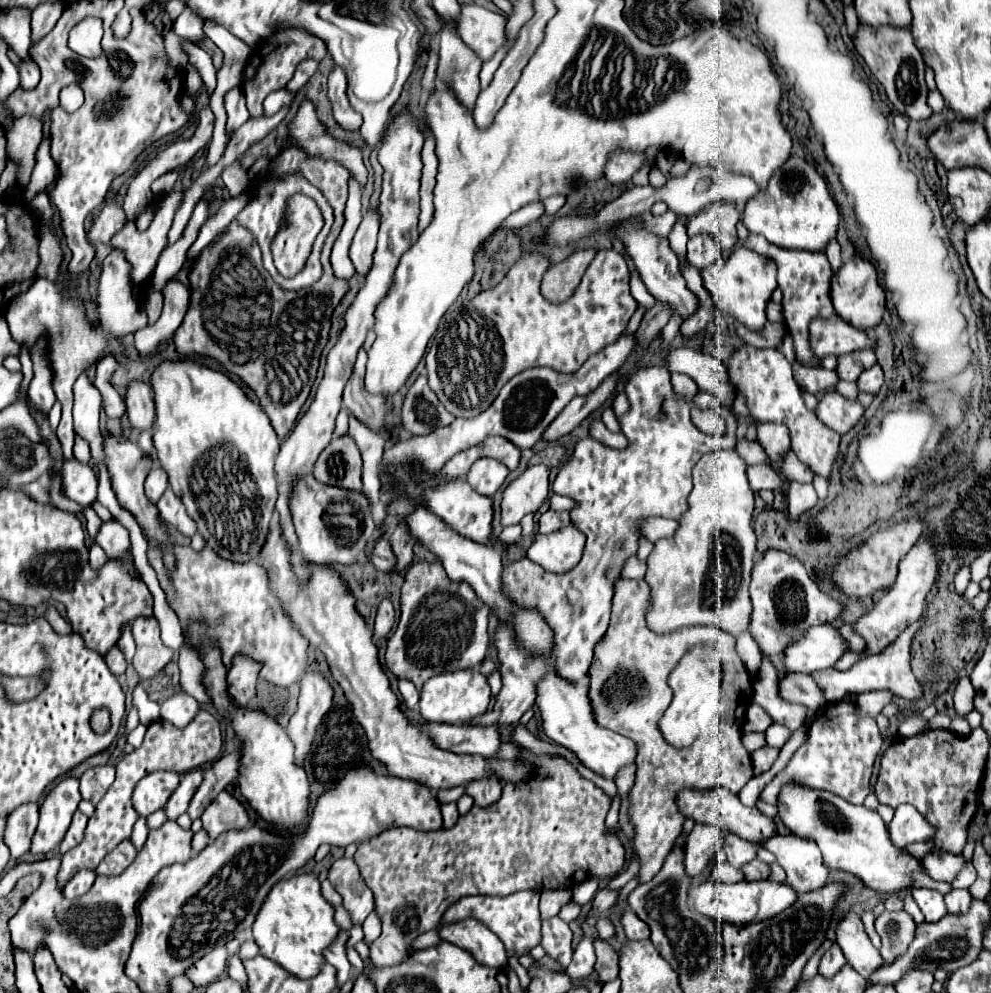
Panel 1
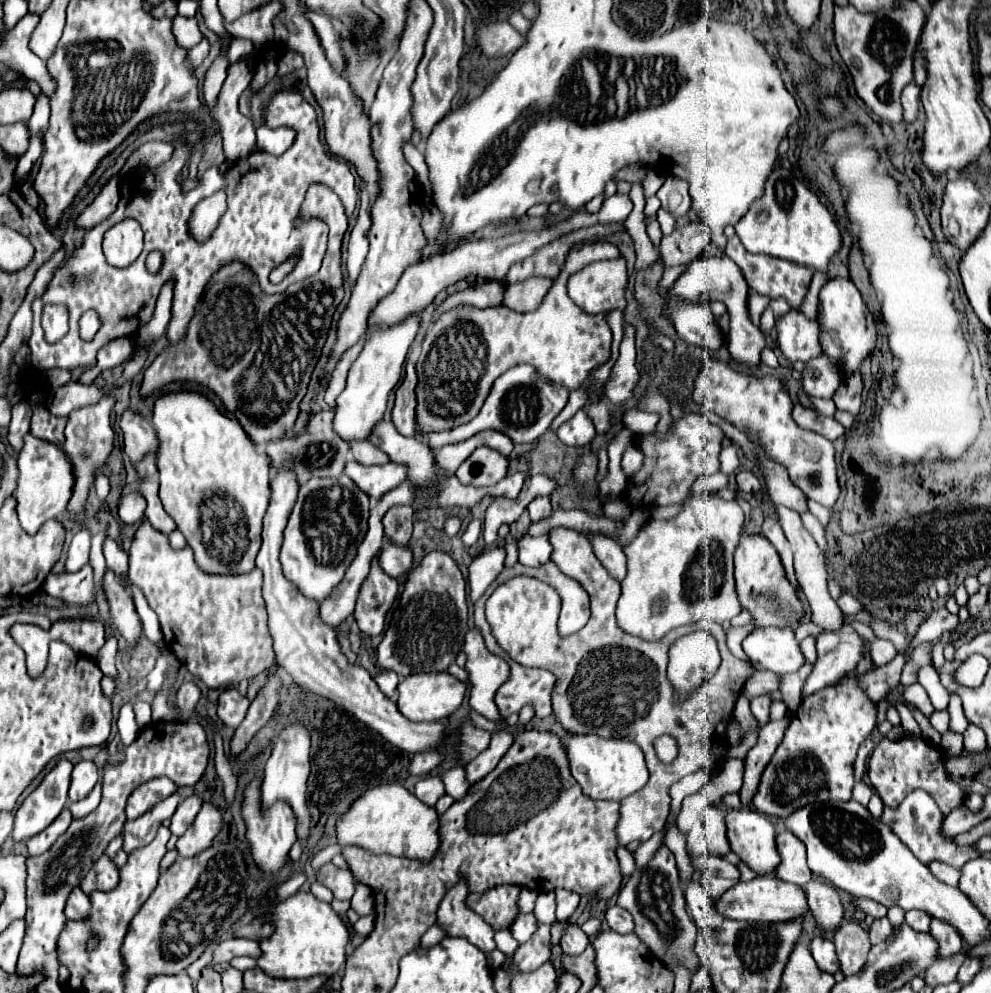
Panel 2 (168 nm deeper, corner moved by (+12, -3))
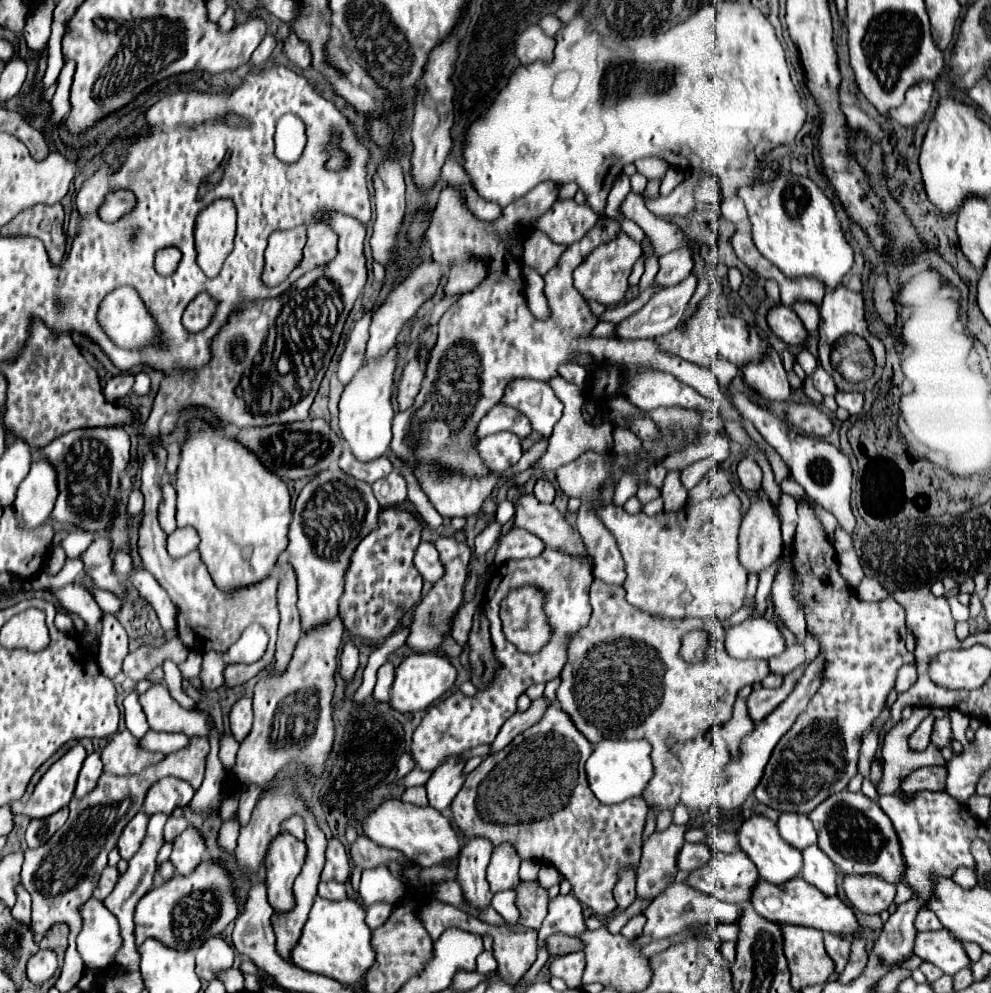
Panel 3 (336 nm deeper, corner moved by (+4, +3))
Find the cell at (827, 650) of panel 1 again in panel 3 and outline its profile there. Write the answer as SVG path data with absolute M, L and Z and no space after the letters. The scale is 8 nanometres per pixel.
M753 618L725 630L725 650L733 658L763 658L769 660L785 650L779 628L765 620Z

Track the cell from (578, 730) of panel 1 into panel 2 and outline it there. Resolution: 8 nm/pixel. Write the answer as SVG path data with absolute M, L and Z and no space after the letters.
M559 724L553 728L553 732L561 738L571 776L577 780L581 786L583 794L587 794L593 800L621 800L637 790L641 790L647 782L647 768L645 768L645 758L641 748L631 742L631 740L621 740L621 738L601 738L593 734L571 734L565 732Z

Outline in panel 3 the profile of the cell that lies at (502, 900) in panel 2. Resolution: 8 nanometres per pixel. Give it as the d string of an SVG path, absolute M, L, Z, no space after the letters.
M499 844L493 850L489 868L487 868L487 880L491 884L491 892L511 890L515 884L519 884L519 854L511 844Z

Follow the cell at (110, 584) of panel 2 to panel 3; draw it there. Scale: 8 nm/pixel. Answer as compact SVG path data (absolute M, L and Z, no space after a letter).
M105 536L95 538L85 552L79 554L79 560L85 566L87 576L93 580L97 588L115 592L115 596L123 596L125 588L121 578L113 572L113 560L111 560L111 542Z

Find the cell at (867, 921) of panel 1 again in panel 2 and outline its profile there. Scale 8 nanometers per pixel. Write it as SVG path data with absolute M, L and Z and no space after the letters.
M843 922L841 928L833 936L837 956L841 960L841 970L845 976L857 974L865 964L865 958L871 950L867 932L859 922Z

